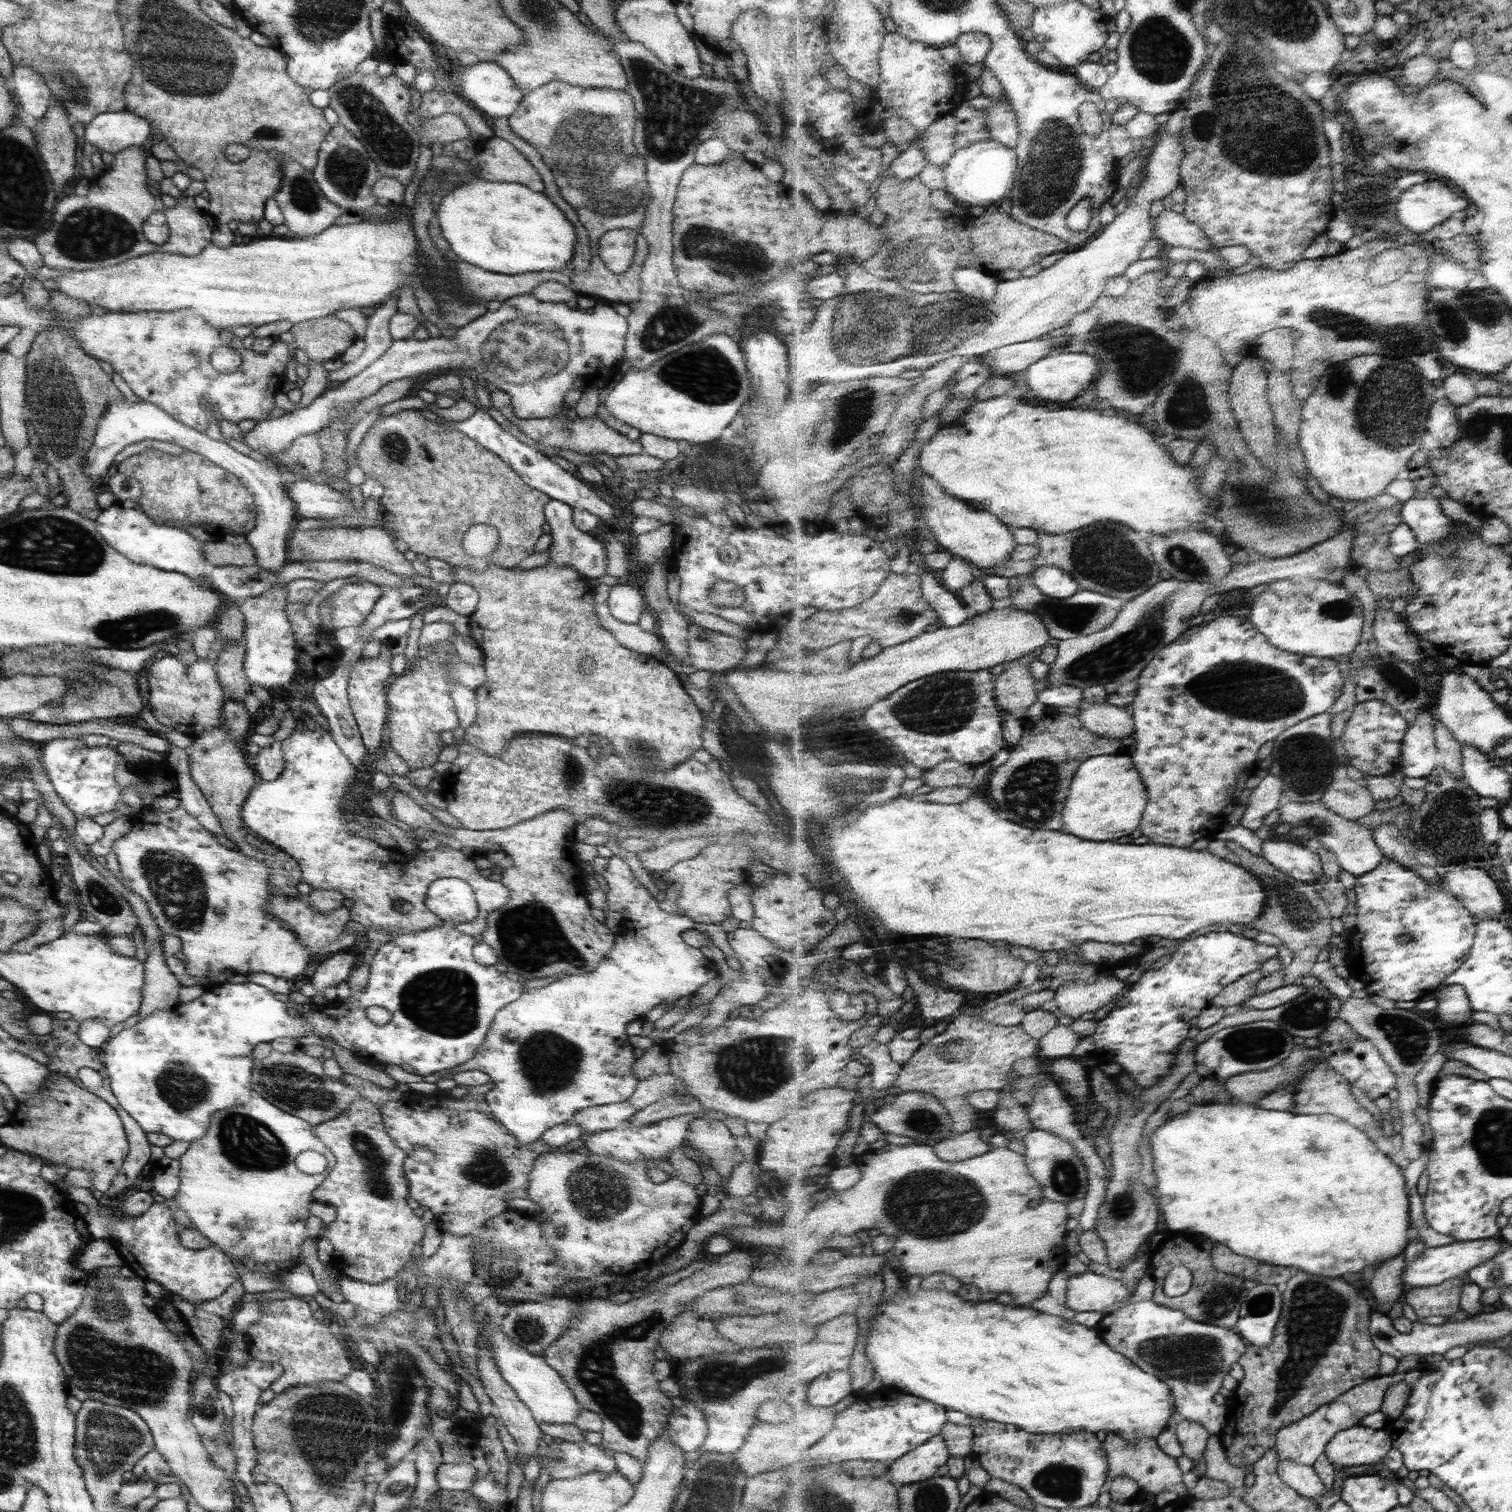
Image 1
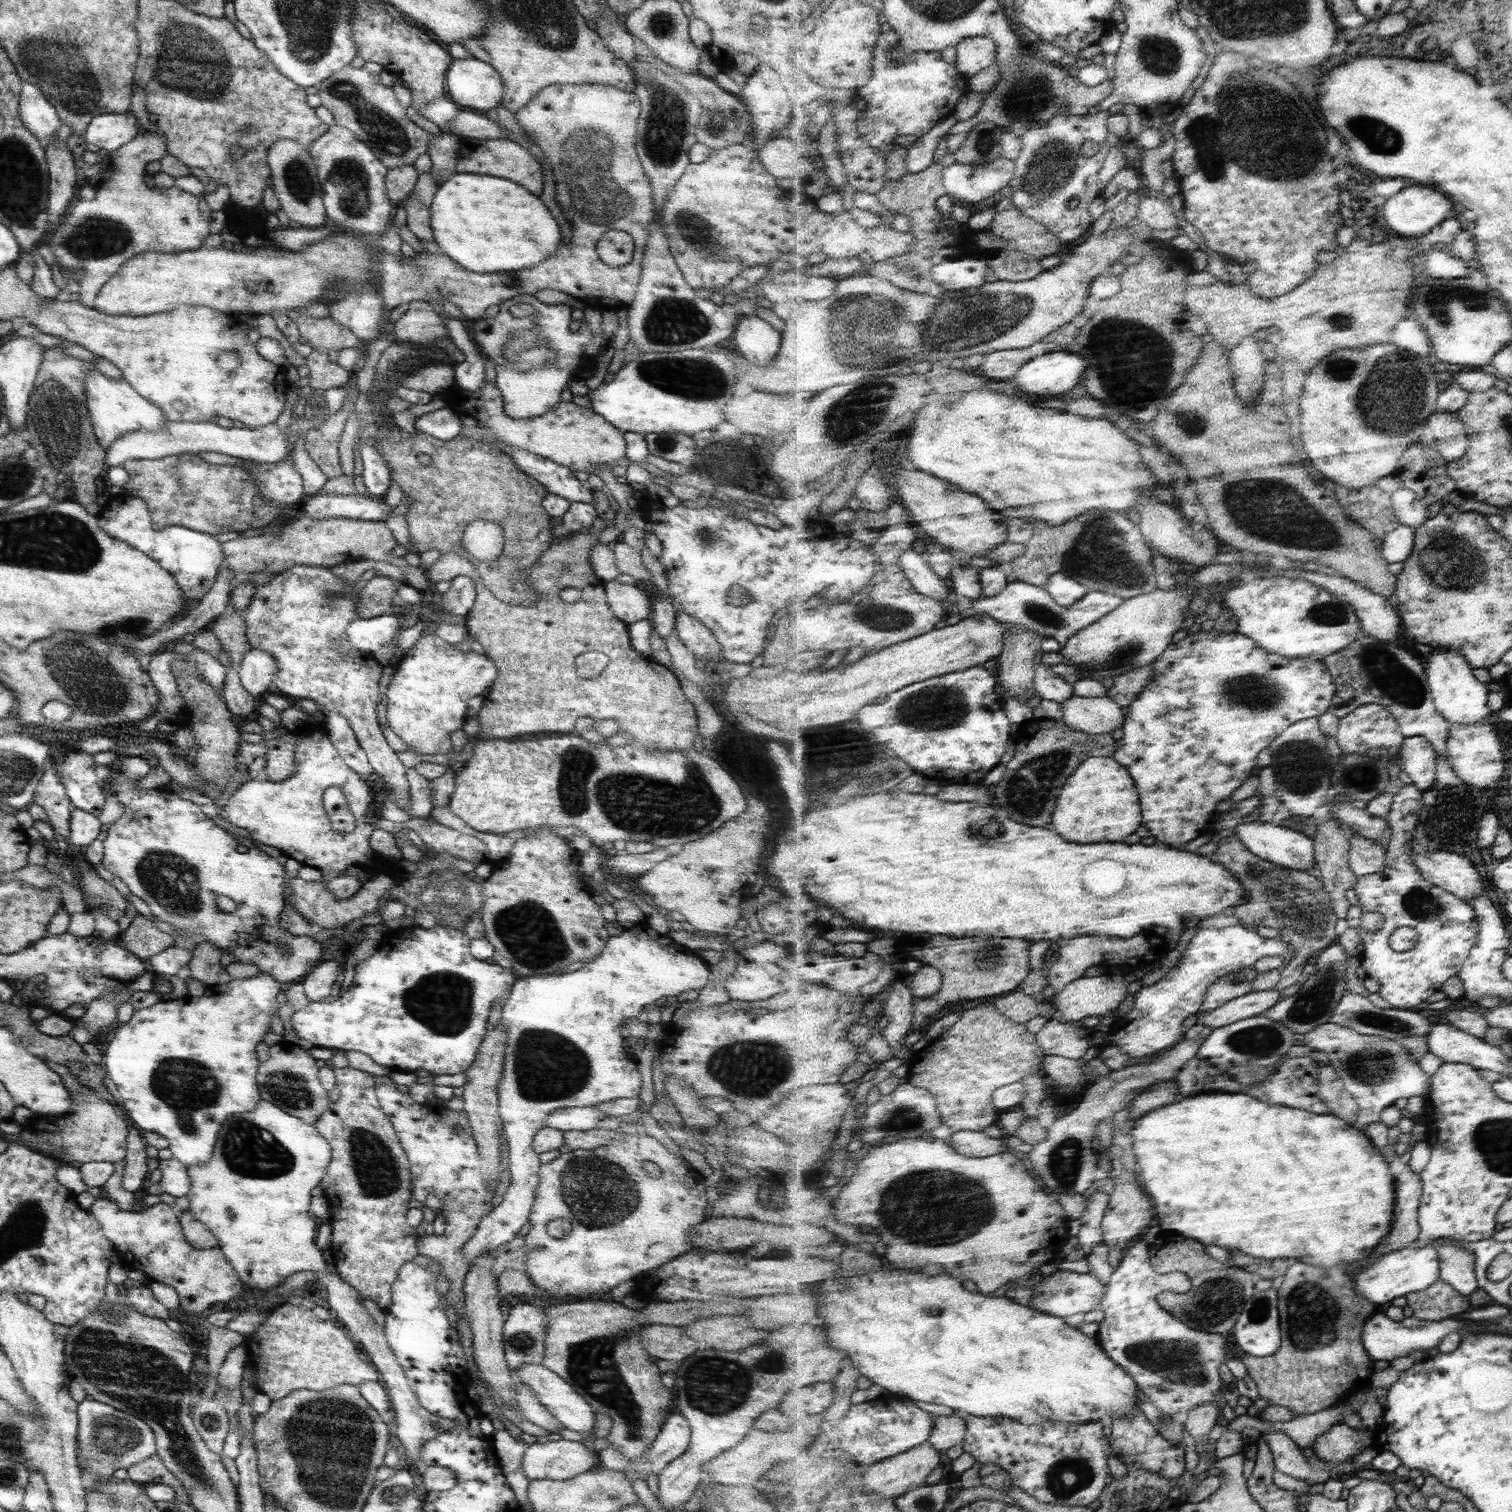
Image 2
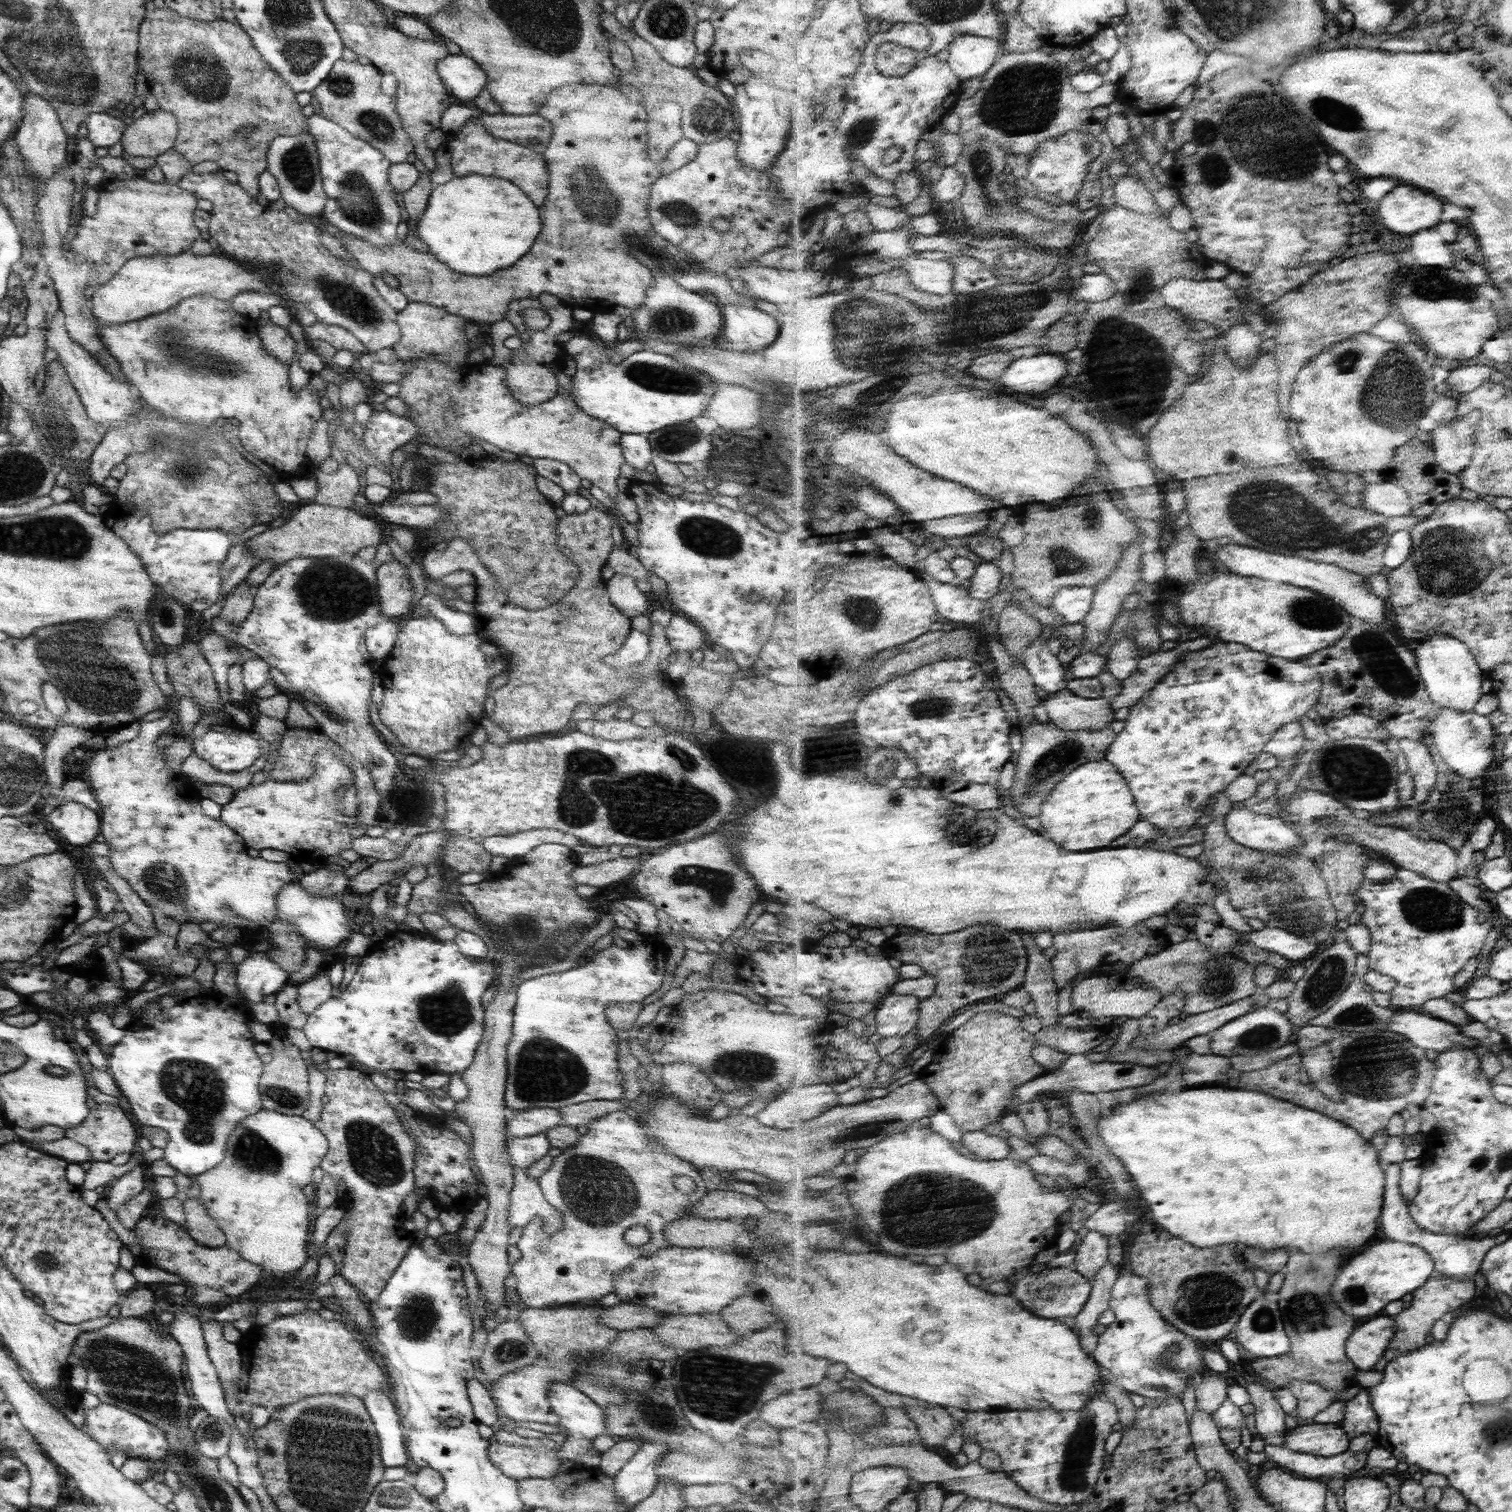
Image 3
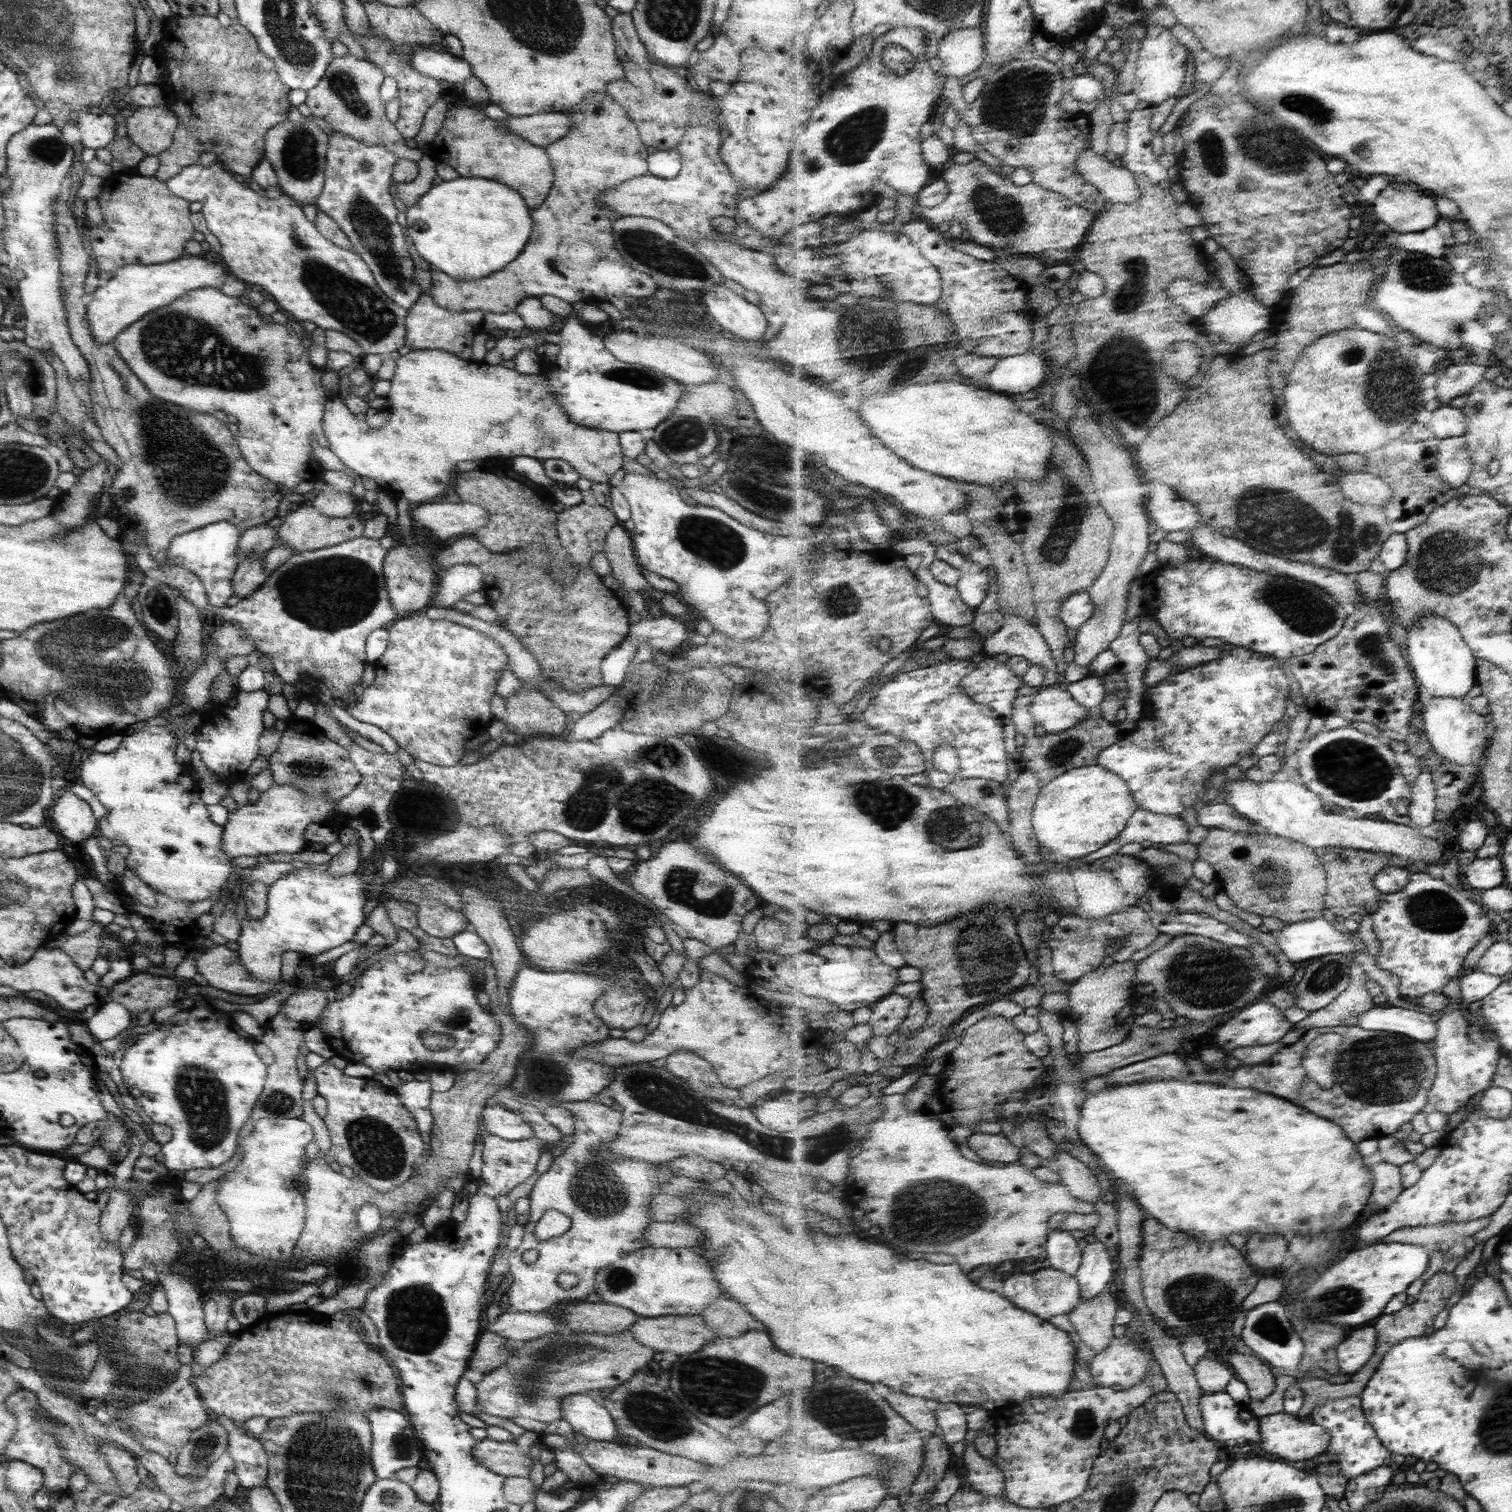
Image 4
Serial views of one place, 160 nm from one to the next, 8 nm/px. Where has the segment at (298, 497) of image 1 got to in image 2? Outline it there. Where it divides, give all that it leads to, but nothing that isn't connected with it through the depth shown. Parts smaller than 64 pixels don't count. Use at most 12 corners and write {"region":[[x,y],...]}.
{"region":[[317,491],[304,497],[304,515],[383,522],[392,509],[366,494]]}

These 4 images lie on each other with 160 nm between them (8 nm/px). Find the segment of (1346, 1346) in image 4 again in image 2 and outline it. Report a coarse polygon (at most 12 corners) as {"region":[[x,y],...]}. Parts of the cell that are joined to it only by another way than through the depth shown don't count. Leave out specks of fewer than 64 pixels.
{"region":[[1375,1313],[1363,1342],[1375,1360],[1437,1348],[1451,1332],[1497,1328],[1499,1319],[1401,1322]]}

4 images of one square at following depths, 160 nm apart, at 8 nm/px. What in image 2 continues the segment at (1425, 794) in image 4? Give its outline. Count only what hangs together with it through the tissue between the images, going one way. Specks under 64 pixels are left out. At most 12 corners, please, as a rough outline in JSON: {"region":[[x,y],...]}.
{"region":[[1424,736],[1406,737],[1401,769],[1423,792],[1435,786],[1438,757]]}

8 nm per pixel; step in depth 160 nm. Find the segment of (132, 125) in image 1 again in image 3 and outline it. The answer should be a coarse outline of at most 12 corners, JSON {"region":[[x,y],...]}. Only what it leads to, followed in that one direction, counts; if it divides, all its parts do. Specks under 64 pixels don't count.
{"region":[[93,113],[85,122],[86,138],[95,148],[120,141],[126,117]]}

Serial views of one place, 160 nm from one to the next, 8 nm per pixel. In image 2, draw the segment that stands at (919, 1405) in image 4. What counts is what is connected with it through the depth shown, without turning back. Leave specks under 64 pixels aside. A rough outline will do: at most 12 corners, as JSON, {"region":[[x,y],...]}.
{"region":[[959,1416],[934,1417],[929,1442],[940,1451],[963,1444],[968,1431]]}

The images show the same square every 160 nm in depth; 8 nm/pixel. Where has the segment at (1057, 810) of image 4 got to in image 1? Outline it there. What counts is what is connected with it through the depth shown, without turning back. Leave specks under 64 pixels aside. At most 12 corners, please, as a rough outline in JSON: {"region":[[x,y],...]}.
{"region":[[1127,752],[1089,758],[1067,798],[1067,832],[1135,832],[1148,788]]}

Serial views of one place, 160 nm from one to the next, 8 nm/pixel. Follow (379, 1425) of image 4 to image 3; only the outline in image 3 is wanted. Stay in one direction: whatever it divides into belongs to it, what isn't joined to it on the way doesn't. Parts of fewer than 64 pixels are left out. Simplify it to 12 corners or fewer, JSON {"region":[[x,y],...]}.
{"region":[[383,1393],[361,1399],[376,1432],[384,1468],[408,1456],[395,1410]]}

